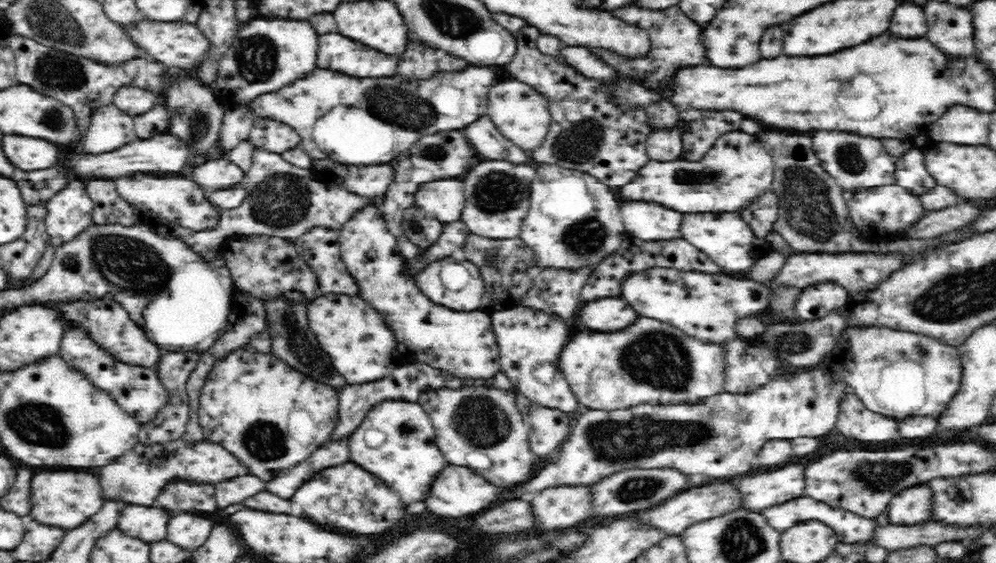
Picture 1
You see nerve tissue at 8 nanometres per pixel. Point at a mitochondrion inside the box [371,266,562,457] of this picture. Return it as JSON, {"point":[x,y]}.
{"point":[479,420]}

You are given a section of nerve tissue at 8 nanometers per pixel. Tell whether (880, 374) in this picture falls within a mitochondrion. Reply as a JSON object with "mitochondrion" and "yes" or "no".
{"mitochondrion":"no"}

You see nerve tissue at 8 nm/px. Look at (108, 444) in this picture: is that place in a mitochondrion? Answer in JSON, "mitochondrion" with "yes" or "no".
{"mitochondrion":"no"}

